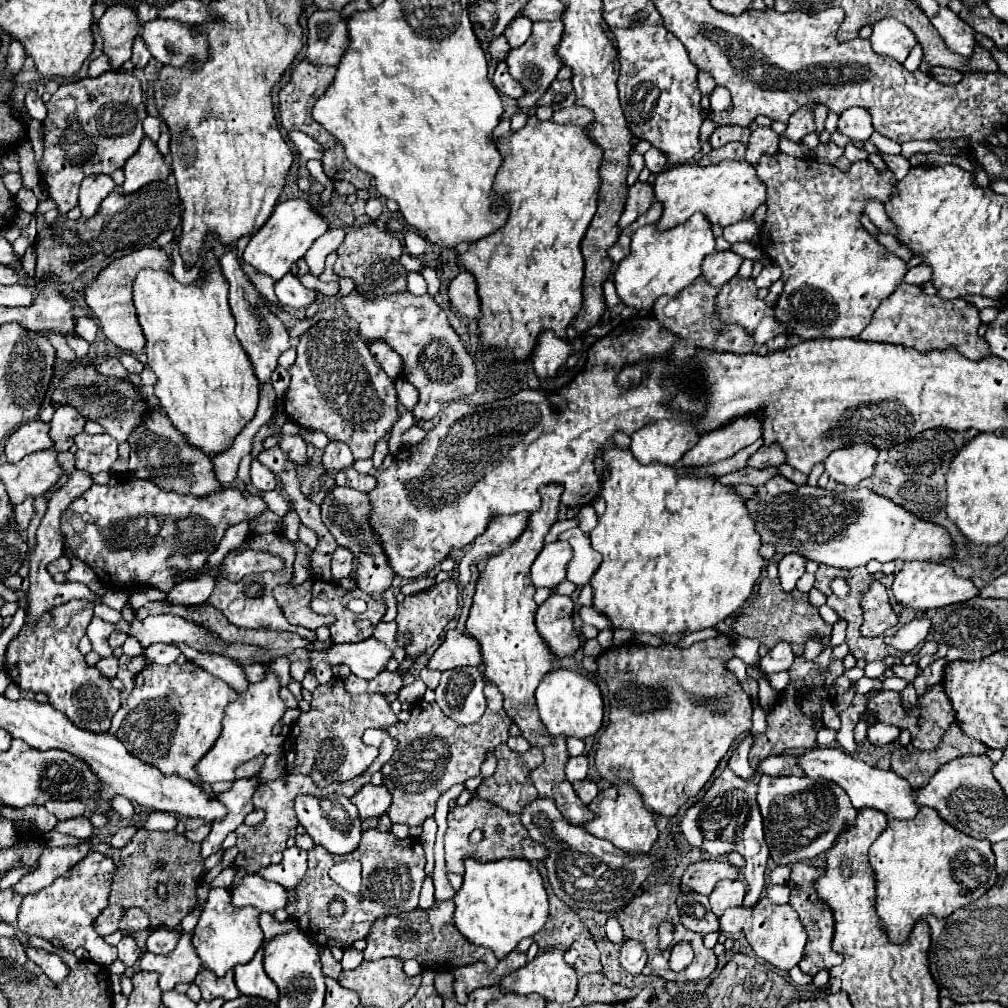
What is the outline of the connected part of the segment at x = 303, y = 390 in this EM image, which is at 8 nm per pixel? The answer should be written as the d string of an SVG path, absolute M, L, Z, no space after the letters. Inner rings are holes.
M320 320L316 326L306 330L298 344L298 358L288 368L290 388L284 398L284 410L290 420L300 428L324 432L330 440L344 442L350 446L356 460L372 458L376 442L384 438L398 420L398 396L394 380L376 364L376 358L368 352L368 344L362 342L358 332L350 330L344 320Z

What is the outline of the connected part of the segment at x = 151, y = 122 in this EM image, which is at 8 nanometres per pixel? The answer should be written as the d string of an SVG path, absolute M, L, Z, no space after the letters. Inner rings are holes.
M146 116L144 120L144 134L157 143L161 134L162 120L158 116Z

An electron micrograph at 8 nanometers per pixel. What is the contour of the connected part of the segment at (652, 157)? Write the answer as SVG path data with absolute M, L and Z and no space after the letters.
M650 148L646 154L644 154L644 158L646 158L646 166L650 168L650 172L652 174L660 174L664 168L666 168L666 158L664 158L664 154L660 152L660 150L656 150L656 148Z

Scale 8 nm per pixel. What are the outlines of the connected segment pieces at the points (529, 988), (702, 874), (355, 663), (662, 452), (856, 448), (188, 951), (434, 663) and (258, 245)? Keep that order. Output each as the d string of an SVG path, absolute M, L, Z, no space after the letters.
M562 950L538 954L524 968L508 974L502 984L506 992L518 994L540 994L546 1000L554 1000L558 1004L570 1002L578 992L578 974L564 960Z
M700 860L686 868L680 880L680 890L710 894L724 878L738 878L738 868L720 860Z
M368 638L364 642L358 644L332 644L332 648L328 650L296 650L292 654L288 654L290 662L294 660L308 660L312 670L320 664L320 662L330 662L334 664L348 664L352 674L364 678L364 680L372 680L378 676L378 672L382 672L388 664L390 658L394 658L394 652L380 640L376 638Z
M660 420L656 424L646 424L644 428L640 428L640 432L634 432L630 450L636 456L636 460L642 464L650 464L654 460L662 464L676 464L690 448L696 446L698 438L700 438L700 432L696 432L696 424L688 426L684 424L684 420Z
M866 442L866 444L850 444L848 448L838 448L824 460L824 464L832 480L852 488L864 478L872 476L876 458L878 450Z
M182 930L180 942L168 956L156 956L156 954L142 954L140 968L146 972L158 972L160 974L160 988L162 992L172 990L180 982L192 982L196 974L202 968L202 960L198 958L194 946L192 946L192 934L186 934Z
M448 630L446 640L430 658L428 668L446 672L460 666L480 666L480 664L482 664L482 652L478 640L460 630Z
M306 198L286 200L276 206L268 222L250 238L244 252L244 260L256 270L272 276L274 280L280 280L284 274L290 272L292 264L306 254L312 242L320 238L326 230L328 230L328 220L322 218L322 214L318 214Z

